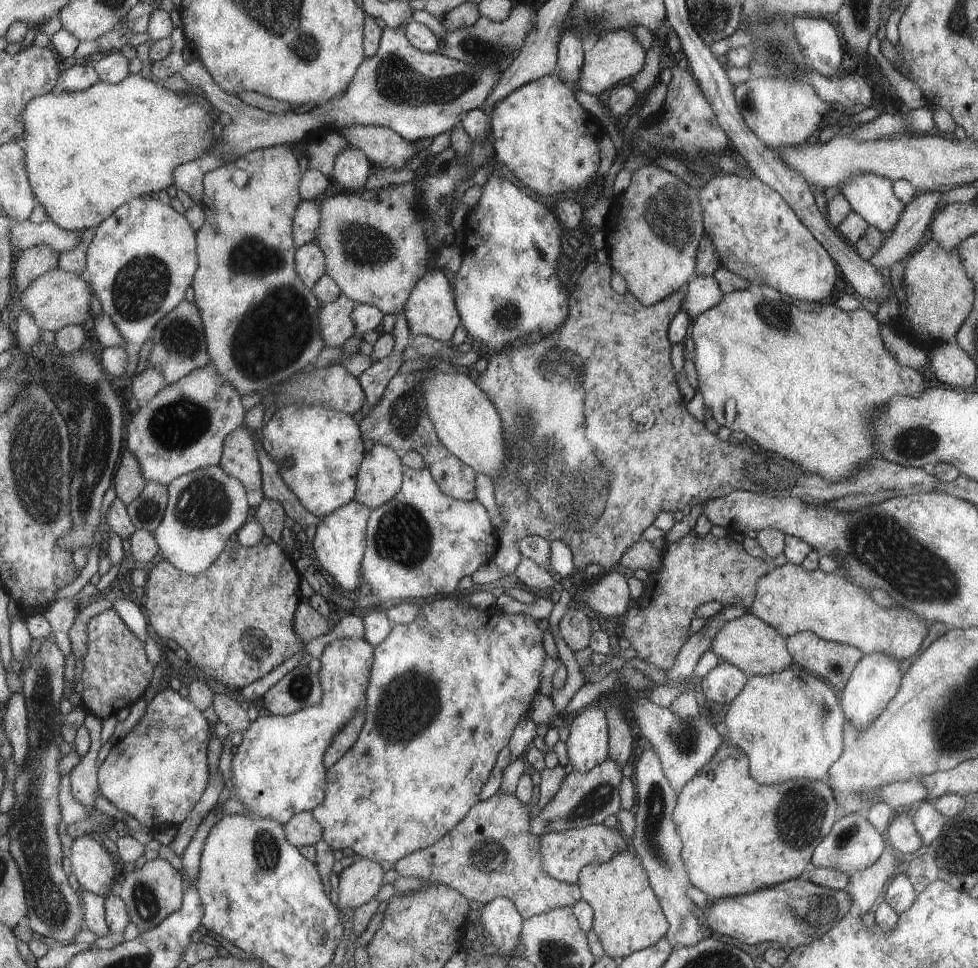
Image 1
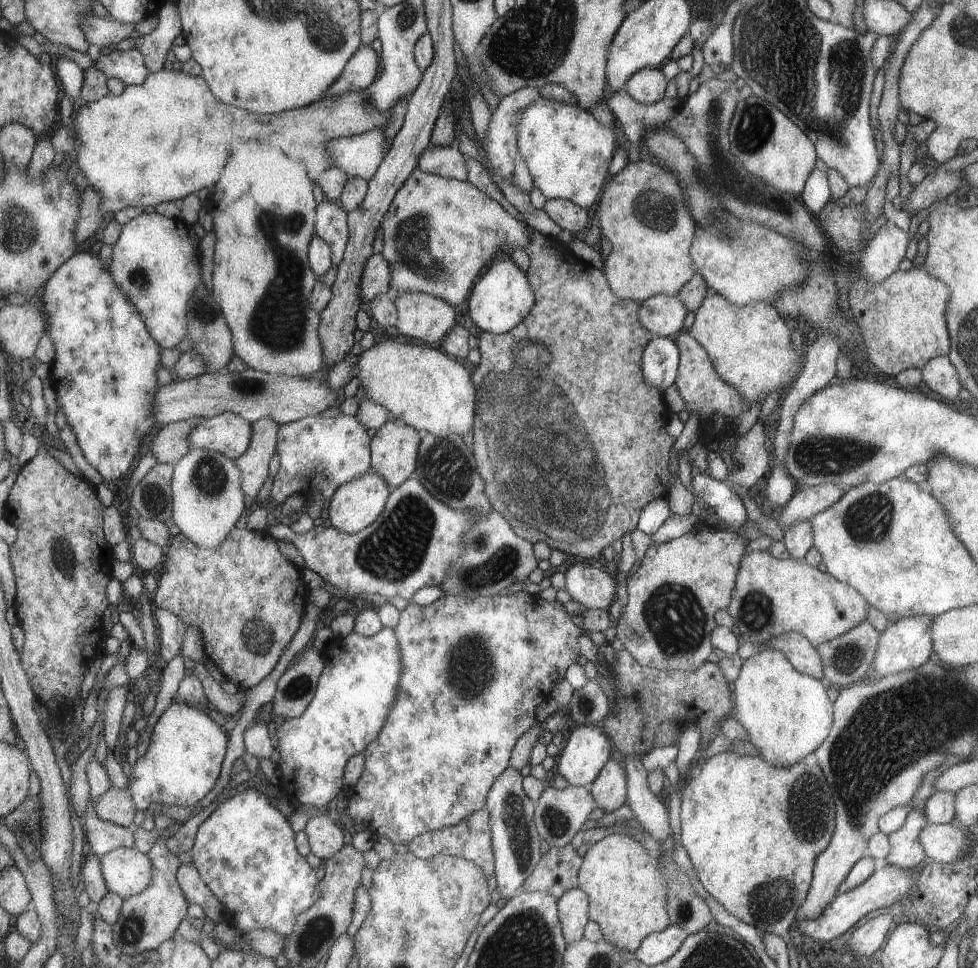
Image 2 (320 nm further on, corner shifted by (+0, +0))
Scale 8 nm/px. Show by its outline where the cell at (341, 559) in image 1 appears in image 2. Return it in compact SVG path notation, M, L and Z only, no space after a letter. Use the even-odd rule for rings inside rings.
M367 471L367 474L363 474L362 477L347 482L346 485L335 490L334 495L329 500L328 520L331 526L348 536L357 534L359 530L371 525L379 514L382 514L392 490L393 488L387 486L386 480L381 475L375 474L374 471Z

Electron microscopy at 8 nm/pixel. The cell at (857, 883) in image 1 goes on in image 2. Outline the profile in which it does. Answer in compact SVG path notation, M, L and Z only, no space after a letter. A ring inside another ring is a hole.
M913 809L906 815L903 825L887 835L889 853L885 866L897 866L901 870L914 869L923 860L925 852L917 842L919 830L925 826L926 820L921 809Z

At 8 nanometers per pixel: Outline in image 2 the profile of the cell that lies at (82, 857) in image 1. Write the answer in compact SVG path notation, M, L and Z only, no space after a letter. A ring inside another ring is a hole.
M120 847L100 859L108 890L124 900L143 892L150 885L150 858L136 847Z

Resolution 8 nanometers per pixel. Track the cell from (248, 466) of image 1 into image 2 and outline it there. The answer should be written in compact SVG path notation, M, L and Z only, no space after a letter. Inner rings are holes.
M263 416L250 427L253 429L250 445L242 457L235 458L233 462L242 471L243 493L253 498L268 476L269 459L276 452L275 434L279 426L269 416Z

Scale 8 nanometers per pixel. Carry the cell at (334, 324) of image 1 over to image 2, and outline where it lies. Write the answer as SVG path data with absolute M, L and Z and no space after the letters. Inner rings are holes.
M372 253L365 260L359 276L359 304L384 293L389 293L389 264L381 254Z

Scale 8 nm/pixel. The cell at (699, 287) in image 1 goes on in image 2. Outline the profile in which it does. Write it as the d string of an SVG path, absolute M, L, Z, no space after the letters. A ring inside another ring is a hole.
M655 295L643 301L638 316L643 328L659 337L673 337L683 331L687 306L677 296Z

